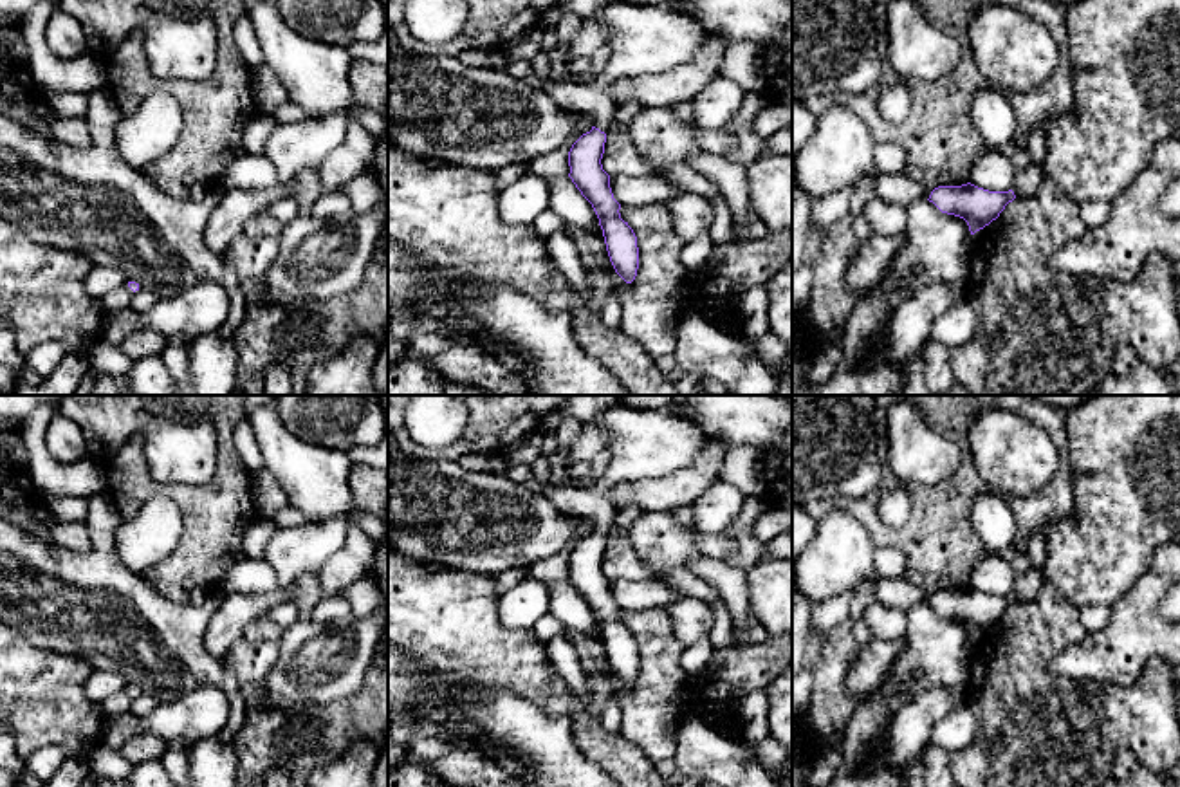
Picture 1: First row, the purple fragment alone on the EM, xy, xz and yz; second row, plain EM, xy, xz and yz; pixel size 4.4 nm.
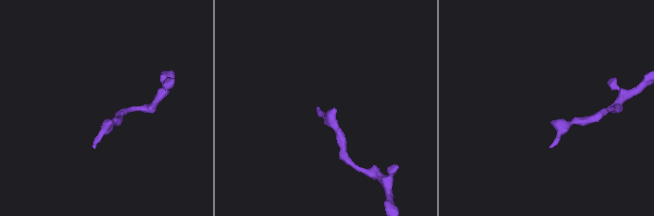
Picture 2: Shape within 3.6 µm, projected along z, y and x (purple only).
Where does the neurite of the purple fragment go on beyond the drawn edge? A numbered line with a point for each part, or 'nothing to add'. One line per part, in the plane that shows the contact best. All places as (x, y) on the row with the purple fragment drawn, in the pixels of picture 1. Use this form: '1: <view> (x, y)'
1: xz (643, 38)

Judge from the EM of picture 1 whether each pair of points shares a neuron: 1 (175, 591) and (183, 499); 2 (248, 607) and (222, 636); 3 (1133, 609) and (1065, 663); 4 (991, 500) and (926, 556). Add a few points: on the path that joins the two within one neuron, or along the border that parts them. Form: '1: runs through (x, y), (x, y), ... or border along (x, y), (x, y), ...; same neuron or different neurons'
1: runs through (186, 567), (193, 560), (193, 522); same neuron
2: runs through (240, 614), (226, 629); same neuron
3: runs through (1121, 627), (1083, 661); same neuron
4: border along (986, 490), (973, 502), (971, 527), (991, 553); different neurons

